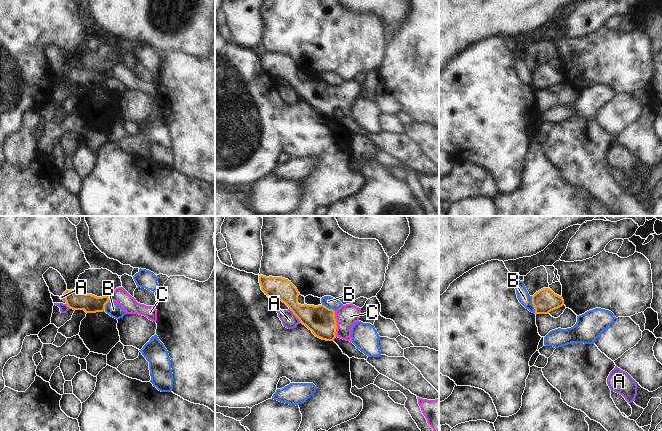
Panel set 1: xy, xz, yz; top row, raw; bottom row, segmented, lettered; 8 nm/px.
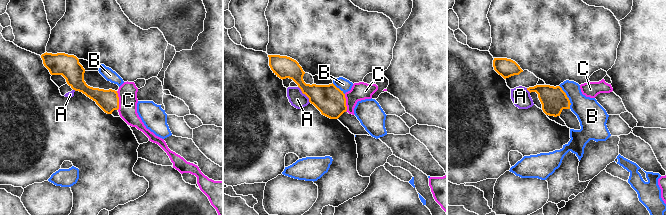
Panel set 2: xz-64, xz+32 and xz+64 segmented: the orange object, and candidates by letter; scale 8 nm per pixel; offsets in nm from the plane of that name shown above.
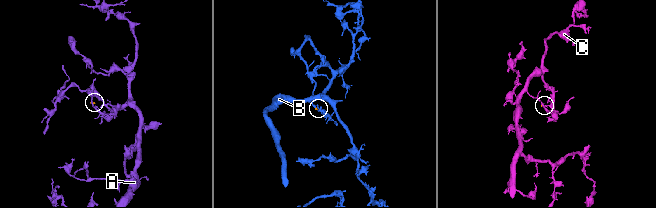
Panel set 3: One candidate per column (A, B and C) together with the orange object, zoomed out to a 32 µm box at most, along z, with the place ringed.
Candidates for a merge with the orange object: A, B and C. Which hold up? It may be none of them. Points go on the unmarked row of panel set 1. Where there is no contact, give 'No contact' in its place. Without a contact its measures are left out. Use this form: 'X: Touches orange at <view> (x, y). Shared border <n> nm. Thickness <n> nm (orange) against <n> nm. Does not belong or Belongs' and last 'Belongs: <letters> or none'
A: Touches orange at xz (294, 90). Shared border 150 nm. Thickness 220 nm (orange) against 120 nm. Does not belong
B: Touches orange at yz (533, 81). Shared border 160 nm. Thickness 190 nm (orange) against 100 nm. Does not belong
C: Touches orange at xz (336, 99). Shared border 220 nm. Thickness 220 nm (orange) against 180 nm. Belongs
Belongs: C.

